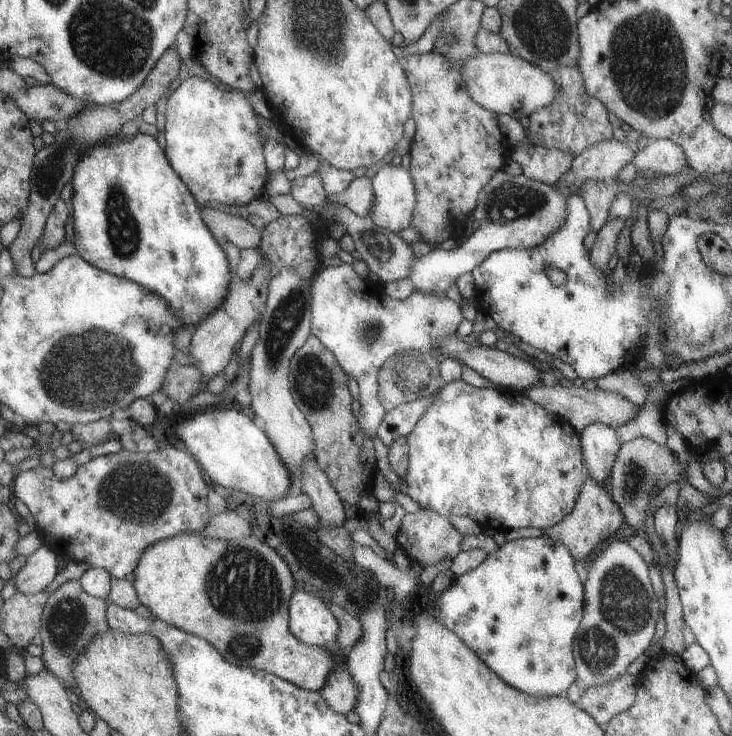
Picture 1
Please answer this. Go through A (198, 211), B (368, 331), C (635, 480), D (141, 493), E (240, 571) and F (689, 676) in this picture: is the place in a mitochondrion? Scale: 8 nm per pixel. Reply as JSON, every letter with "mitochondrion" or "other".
{"A":"other","B":"mitochondrion","C":"mitochondrion","D":"mitochondrion","E":"mitochondrion","F":"other"}

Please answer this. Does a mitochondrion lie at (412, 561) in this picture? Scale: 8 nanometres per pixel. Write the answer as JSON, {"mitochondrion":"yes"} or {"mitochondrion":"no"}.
{"mitochondrion":"no"}

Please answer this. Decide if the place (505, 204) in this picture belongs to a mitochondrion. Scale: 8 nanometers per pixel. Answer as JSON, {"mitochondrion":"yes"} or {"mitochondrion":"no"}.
{"mitochondrion":"yes"}

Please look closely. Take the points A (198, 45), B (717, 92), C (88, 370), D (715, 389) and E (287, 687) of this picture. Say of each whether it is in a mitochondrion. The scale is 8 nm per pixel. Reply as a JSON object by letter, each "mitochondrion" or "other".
{"A":"other","B":"other","C":"mitochondrion","D":"other","E":"other"}

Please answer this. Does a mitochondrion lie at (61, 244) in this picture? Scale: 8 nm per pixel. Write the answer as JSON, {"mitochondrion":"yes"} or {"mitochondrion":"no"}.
{"mitochondrion":"no"}

